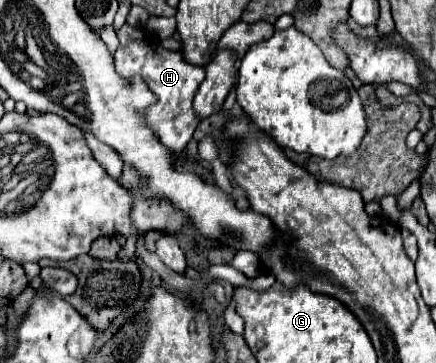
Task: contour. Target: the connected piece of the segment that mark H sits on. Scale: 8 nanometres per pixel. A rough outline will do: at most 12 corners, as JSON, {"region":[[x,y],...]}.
{"region":[[124,24],[116,70],[140,74],[158,102],[146,120],[182,152],[200,122],[204,68]]}

